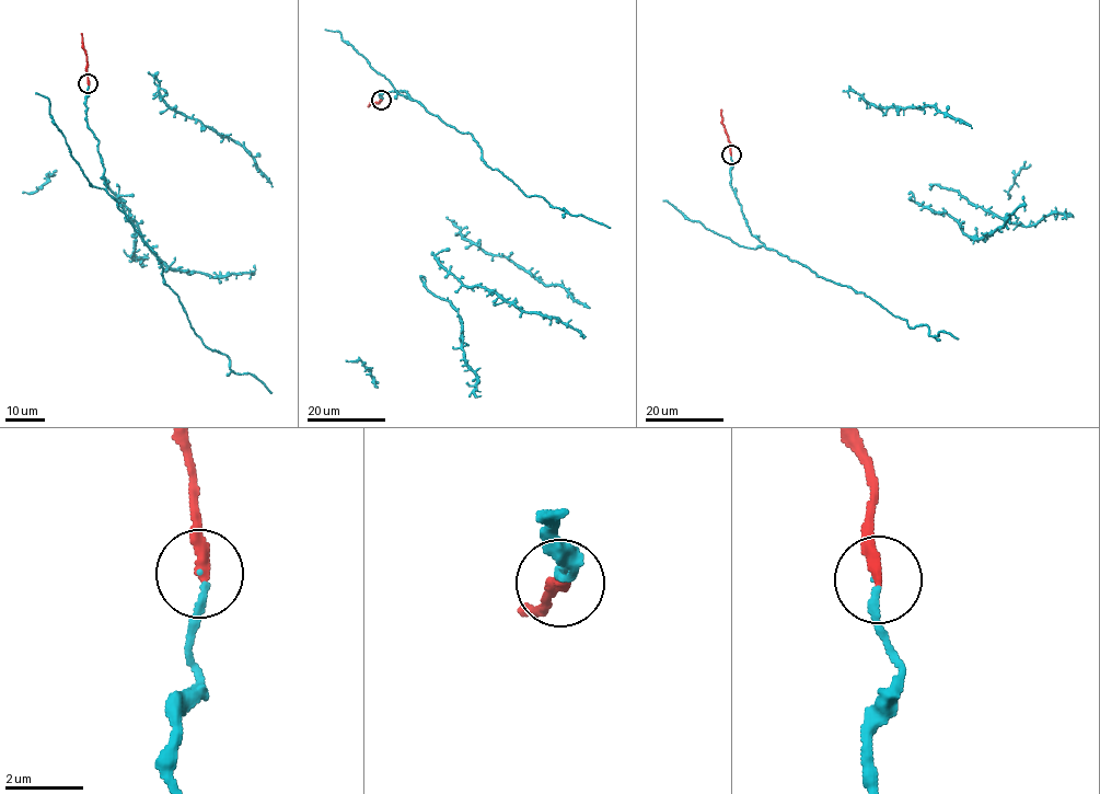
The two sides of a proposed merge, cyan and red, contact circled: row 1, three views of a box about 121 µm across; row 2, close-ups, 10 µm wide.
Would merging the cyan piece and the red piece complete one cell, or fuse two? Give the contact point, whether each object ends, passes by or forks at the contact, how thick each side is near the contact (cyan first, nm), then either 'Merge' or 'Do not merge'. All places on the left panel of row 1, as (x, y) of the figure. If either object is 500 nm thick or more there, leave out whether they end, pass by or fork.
Place: (88, 83). At the ring cyan ends. At the ring red ends. Thickness 140 nm (cyan) against 320 nm. Merge

